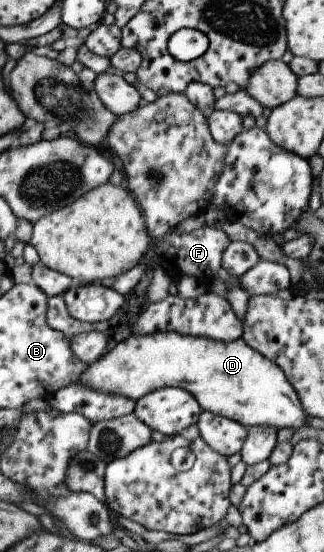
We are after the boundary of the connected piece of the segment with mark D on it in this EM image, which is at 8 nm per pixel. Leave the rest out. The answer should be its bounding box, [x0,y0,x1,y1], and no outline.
[76,330,308,432]

